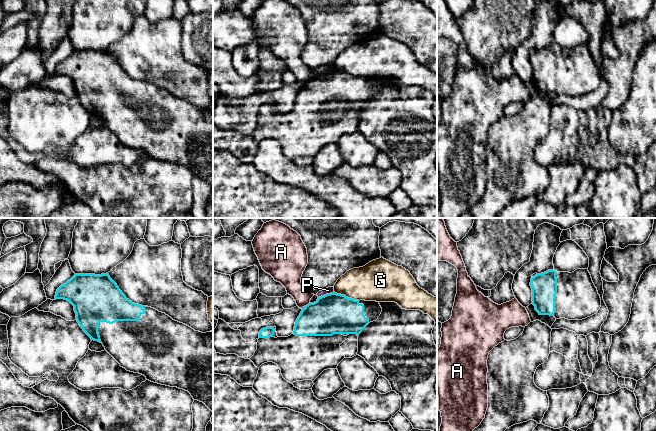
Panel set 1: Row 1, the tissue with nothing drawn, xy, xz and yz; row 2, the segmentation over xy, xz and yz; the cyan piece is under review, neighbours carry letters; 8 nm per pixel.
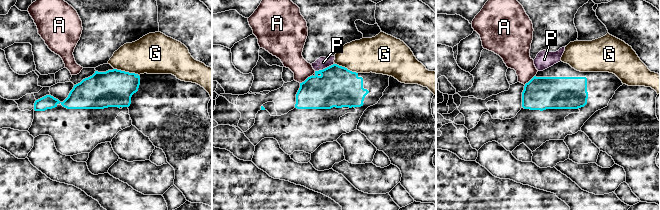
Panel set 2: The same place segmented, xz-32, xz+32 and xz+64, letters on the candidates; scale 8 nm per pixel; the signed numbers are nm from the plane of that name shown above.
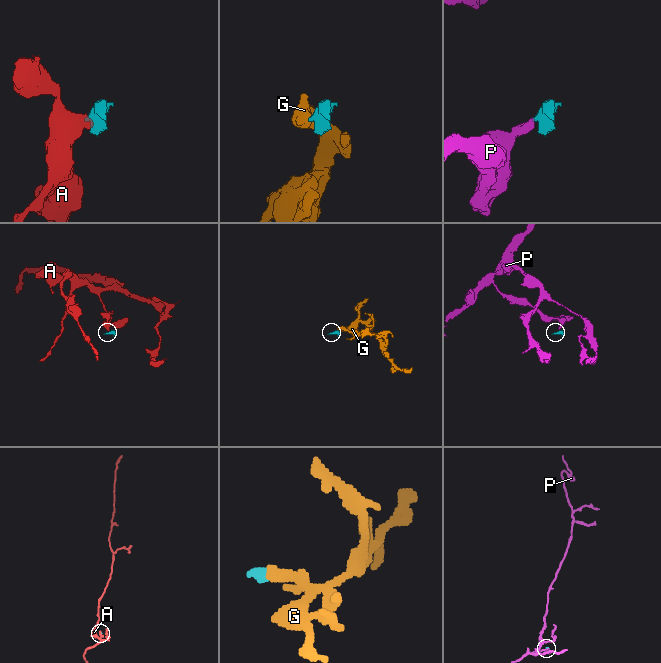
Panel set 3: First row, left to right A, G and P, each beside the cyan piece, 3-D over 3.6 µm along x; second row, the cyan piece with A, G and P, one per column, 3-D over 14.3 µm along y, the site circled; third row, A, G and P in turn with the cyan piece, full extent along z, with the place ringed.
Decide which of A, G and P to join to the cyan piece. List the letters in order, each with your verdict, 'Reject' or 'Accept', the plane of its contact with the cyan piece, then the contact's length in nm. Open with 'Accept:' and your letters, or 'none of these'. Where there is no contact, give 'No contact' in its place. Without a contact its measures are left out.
Accept: none of these
A: Reject. Touches cyan in xz. Shared border 50 nm
G: Reject. Touches cyan in xz. Shared border 220 nm
P: Reject. Touches cyan in xz. Shared border 140 nm

